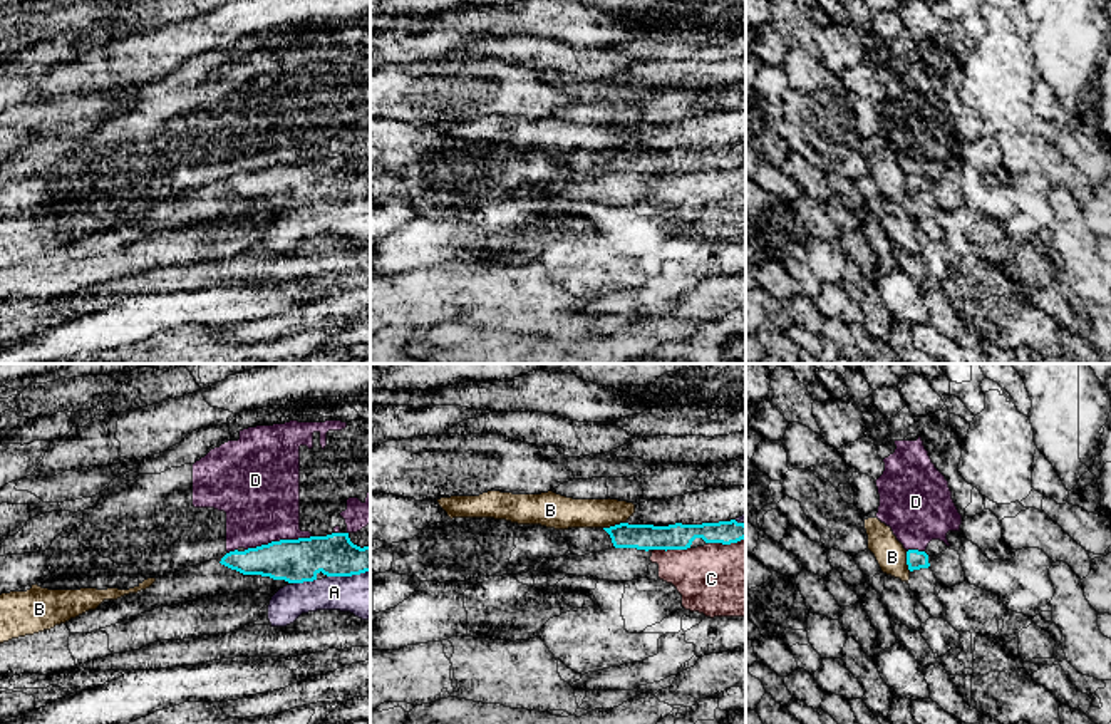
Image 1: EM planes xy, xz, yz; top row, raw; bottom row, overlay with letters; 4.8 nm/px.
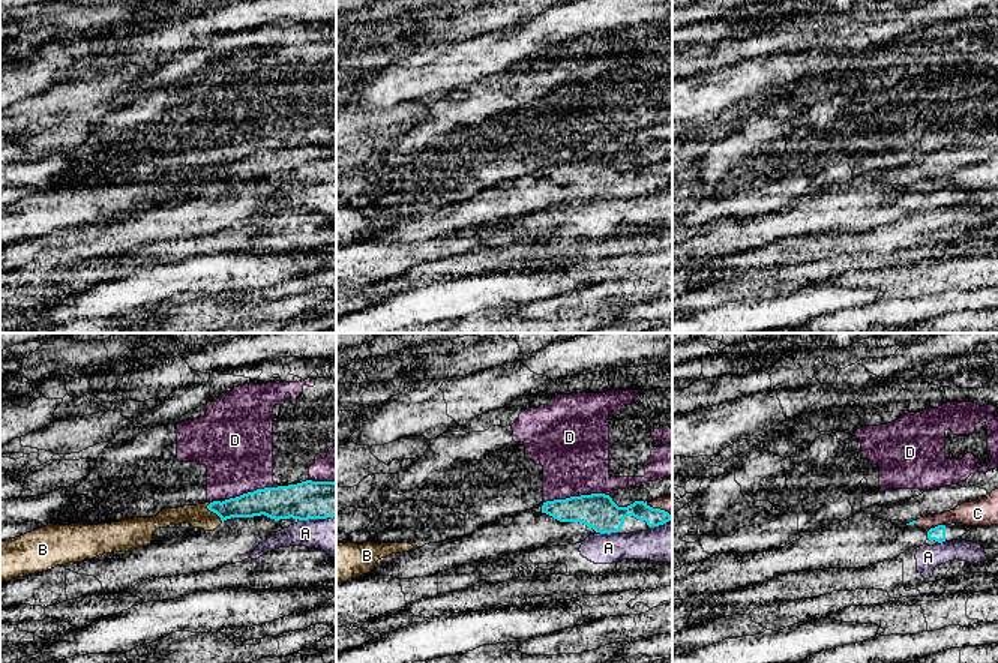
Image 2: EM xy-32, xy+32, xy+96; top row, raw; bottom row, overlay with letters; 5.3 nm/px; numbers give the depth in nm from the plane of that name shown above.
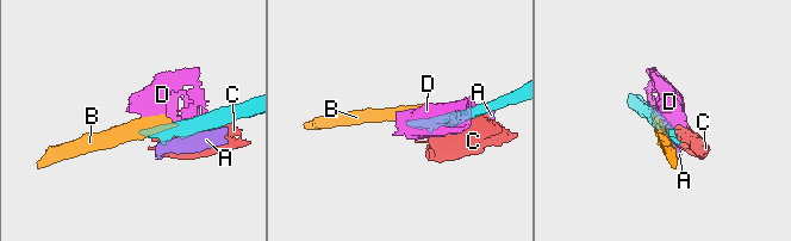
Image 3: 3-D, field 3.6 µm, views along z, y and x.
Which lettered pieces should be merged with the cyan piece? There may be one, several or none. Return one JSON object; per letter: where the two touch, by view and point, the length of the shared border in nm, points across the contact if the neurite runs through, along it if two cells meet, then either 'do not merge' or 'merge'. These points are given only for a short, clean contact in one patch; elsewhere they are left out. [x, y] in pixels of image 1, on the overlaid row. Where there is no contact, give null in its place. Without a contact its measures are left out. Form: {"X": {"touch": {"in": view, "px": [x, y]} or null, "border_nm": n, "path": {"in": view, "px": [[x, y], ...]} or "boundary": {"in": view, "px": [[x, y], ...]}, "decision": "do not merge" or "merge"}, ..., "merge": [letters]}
{"A": {"touch": {"in": "xy", "px": [304, 580]}, "border_nm": 110, "decision": "do not merge"}, "B": {"touch": {"in": "xz", "px": [614, 527]}, "border_nm": 110, "decision": "do not merge"}, "C": {"touch": {"in": "xz", "px": [671, 548]}, "border_nm": 180, "decision": "do not merge"}, "D": {"touch": {"in": "xy", "px": [280, 540]}, "border_nm": 340, "decision": "do not merge"}, "merge": []}

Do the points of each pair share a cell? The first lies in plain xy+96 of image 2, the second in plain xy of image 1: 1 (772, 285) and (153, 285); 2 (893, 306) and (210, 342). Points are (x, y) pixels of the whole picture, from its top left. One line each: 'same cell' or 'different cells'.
1: same cell
2: different cells

